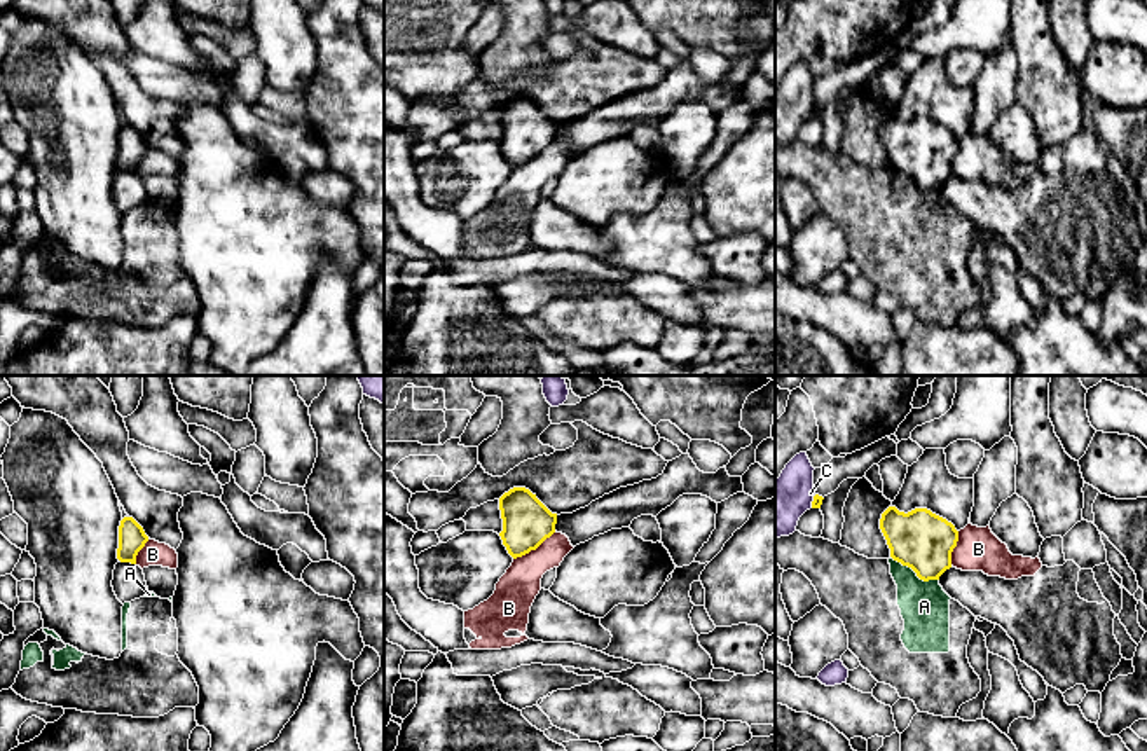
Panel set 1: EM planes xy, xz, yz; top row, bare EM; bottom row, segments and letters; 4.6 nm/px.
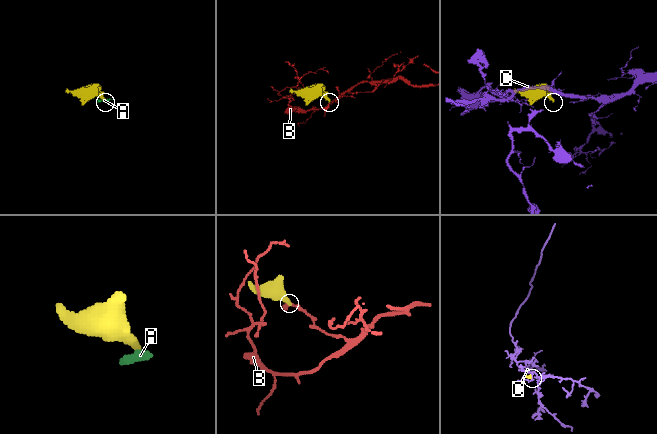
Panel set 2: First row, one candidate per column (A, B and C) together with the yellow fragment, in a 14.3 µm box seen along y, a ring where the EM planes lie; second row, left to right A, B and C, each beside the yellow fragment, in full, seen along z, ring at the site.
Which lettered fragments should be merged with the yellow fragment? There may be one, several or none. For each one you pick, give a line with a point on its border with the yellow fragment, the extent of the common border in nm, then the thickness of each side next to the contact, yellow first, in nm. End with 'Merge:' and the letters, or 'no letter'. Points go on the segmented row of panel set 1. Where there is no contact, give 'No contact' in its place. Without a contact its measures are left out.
Merge: no letter

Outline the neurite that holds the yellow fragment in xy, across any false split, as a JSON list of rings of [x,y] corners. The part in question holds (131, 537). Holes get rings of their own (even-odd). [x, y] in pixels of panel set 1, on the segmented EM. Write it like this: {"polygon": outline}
{"polygon": [[[124,517],[119,526],[117,559],[120,562],[136,564],[136,555],[147,541],[148,536],[143,527],[133,517]]]}

